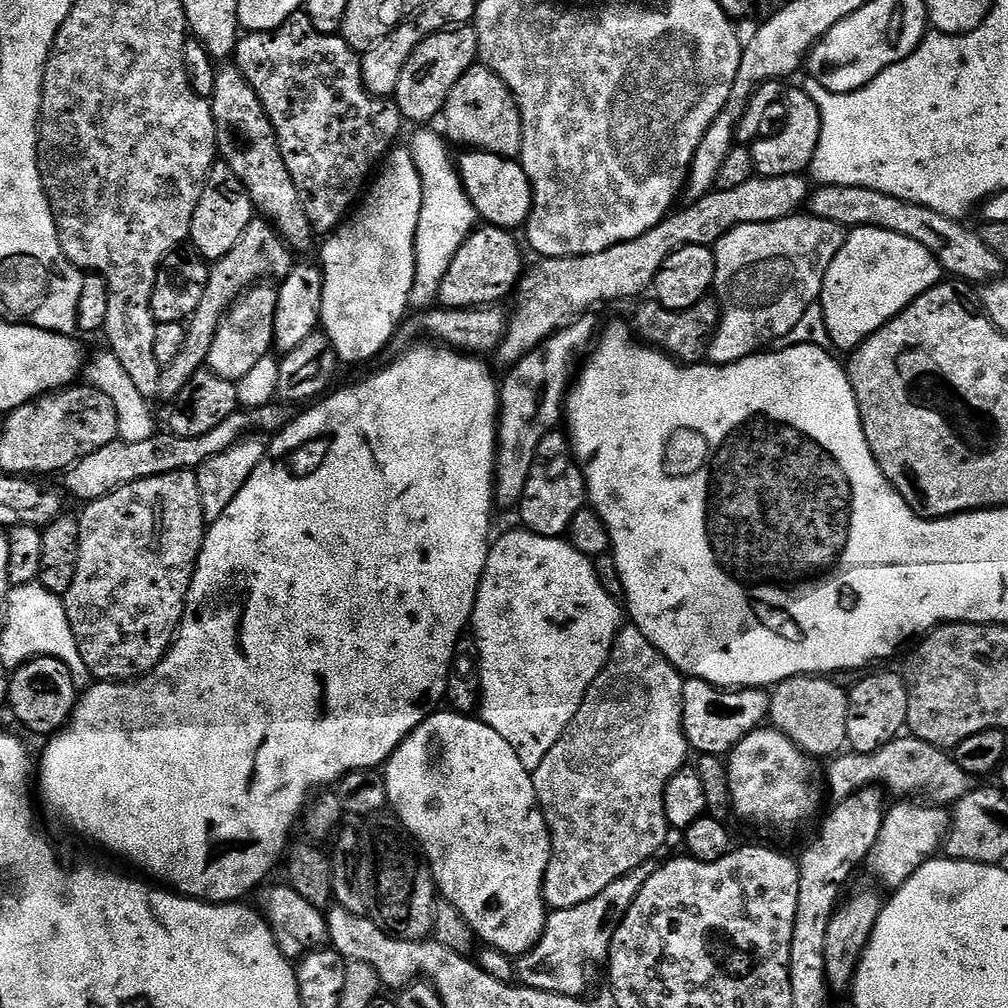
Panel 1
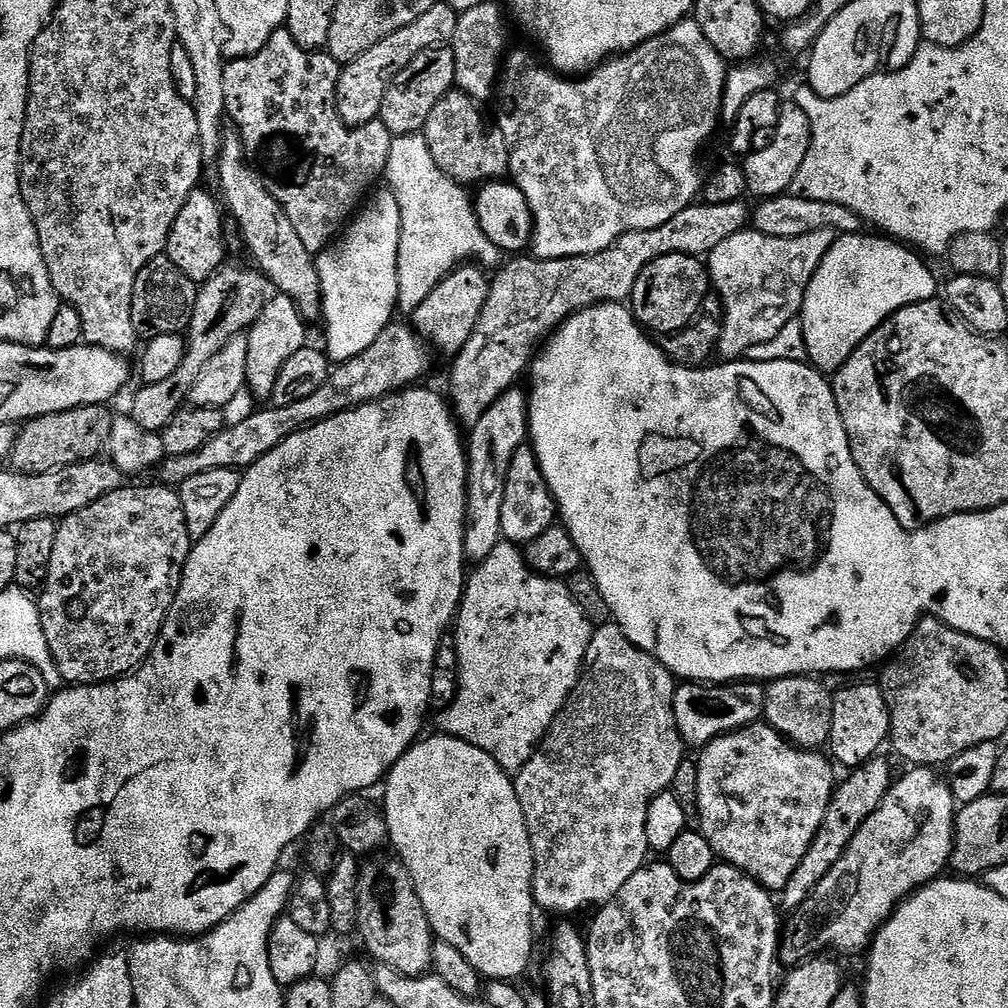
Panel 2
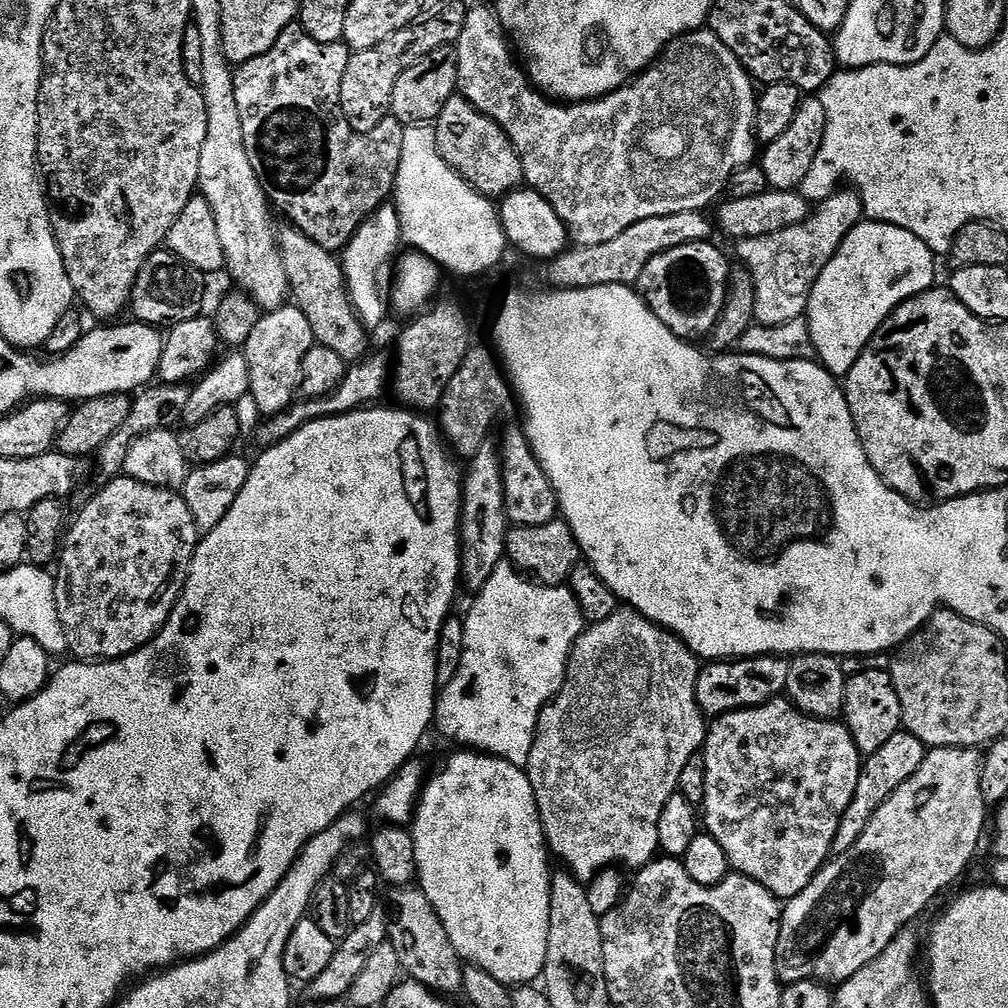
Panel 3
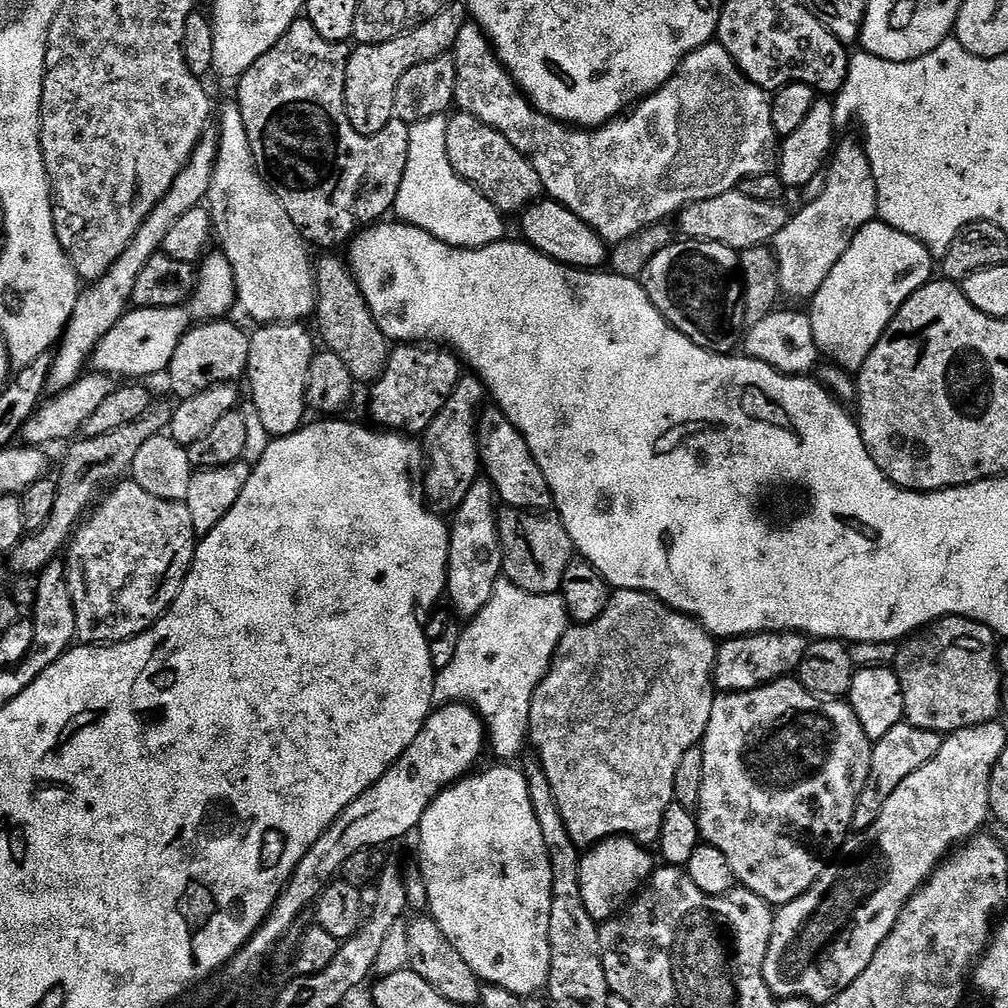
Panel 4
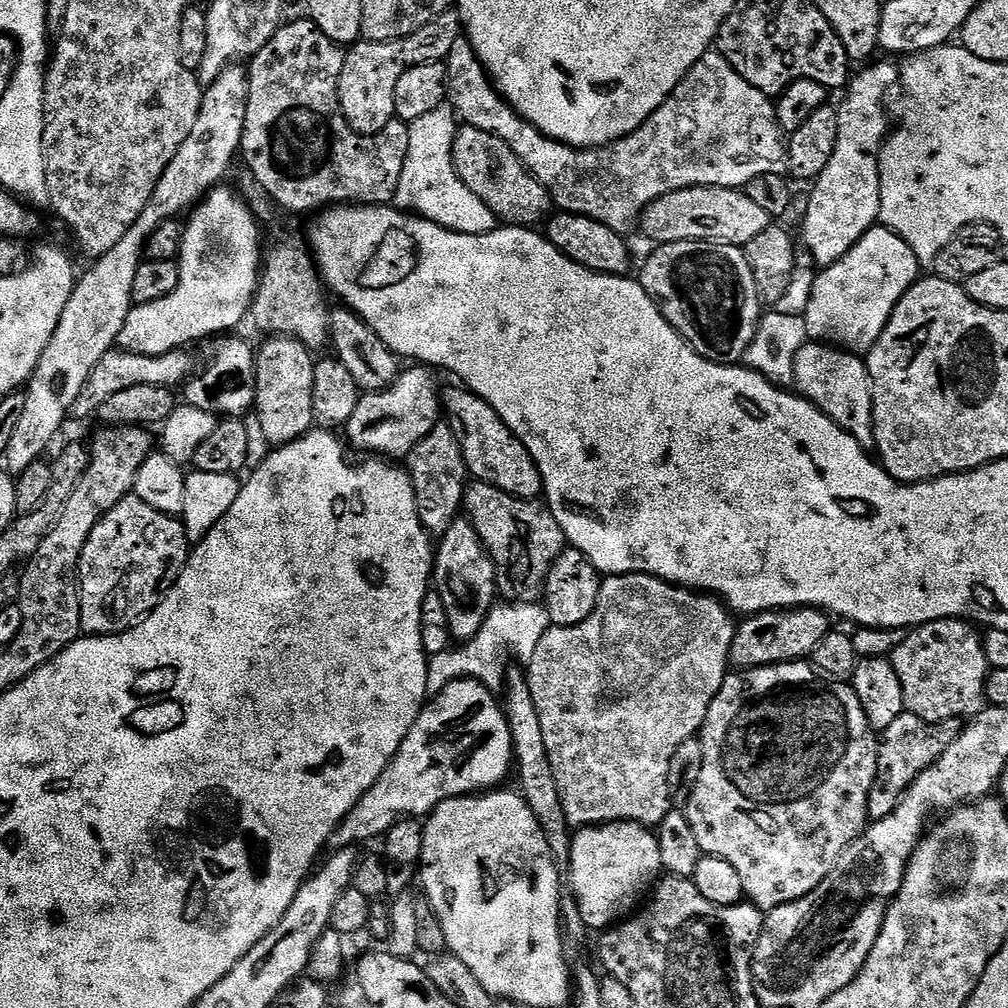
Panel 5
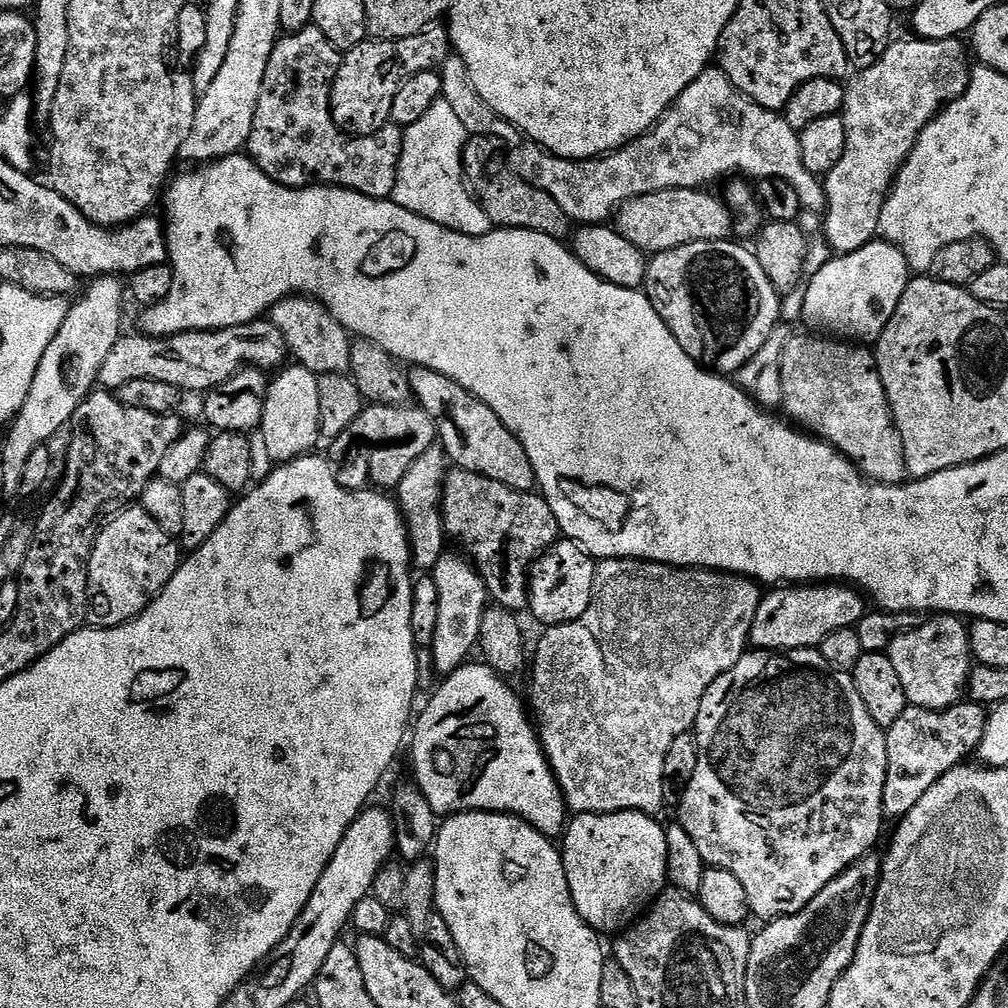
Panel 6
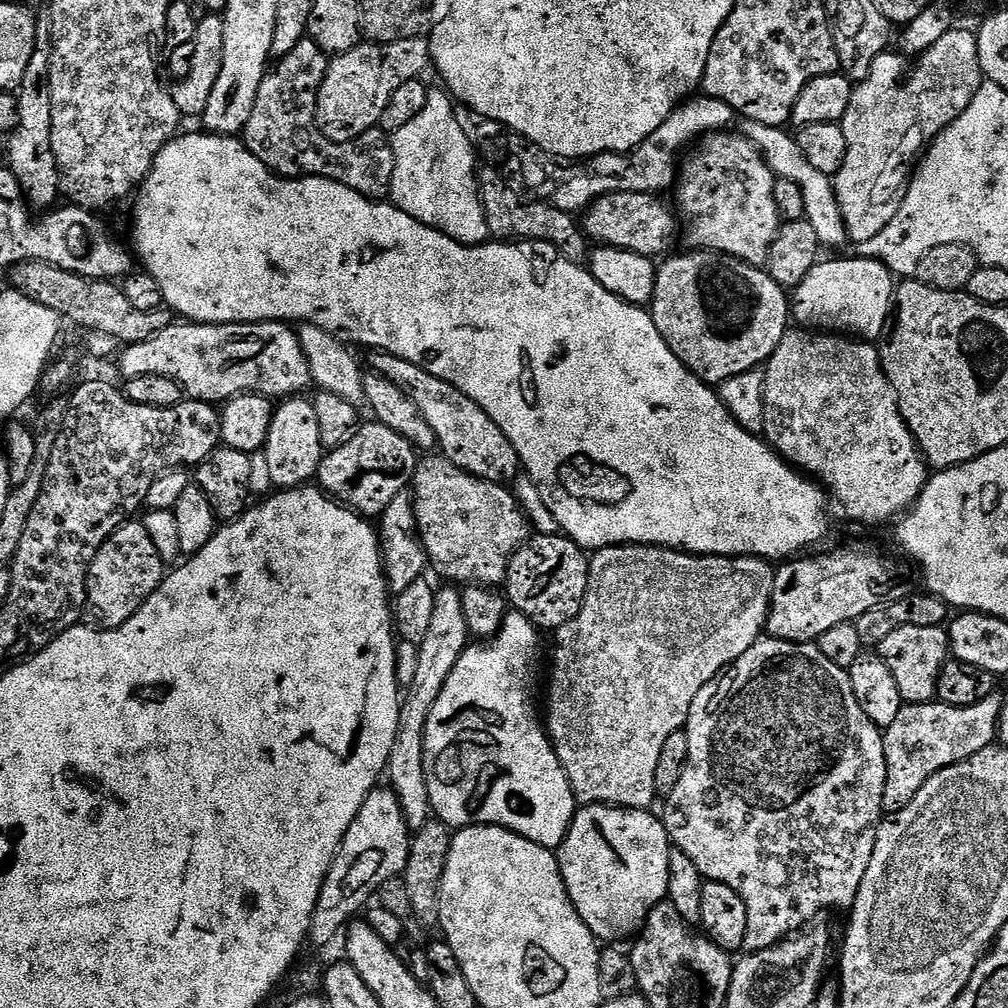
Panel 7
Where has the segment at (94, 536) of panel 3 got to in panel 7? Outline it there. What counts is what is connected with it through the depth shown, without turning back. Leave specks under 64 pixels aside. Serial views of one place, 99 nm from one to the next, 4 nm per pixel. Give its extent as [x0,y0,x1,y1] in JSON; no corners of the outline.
[88,522,166,626]

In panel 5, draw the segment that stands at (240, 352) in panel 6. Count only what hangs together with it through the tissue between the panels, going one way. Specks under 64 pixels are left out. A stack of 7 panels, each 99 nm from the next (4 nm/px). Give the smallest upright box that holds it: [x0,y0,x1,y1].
[70,350,194,420]

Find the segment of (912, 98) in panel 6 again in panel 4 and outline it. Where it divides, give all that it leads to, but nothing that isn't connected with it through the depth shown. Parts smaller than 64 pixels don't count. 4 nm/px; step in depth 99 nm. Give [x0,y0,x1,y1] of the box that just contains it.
[772,139,876,299]

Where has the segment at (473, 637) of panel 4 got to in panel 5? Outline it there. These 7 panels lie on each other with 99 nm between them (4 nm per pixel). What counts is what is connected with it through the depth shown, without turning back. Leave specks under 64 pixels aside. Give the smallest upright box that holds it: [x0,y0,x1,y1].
[427,602,550,695]

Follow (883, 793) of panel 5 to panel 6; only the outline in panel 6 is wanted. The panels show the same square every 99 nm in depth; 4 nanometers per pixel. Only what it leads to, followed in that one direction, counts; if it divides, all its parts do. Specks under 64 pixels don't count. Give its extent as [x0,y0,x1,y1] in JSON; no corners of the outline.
[884,702,989,818]

